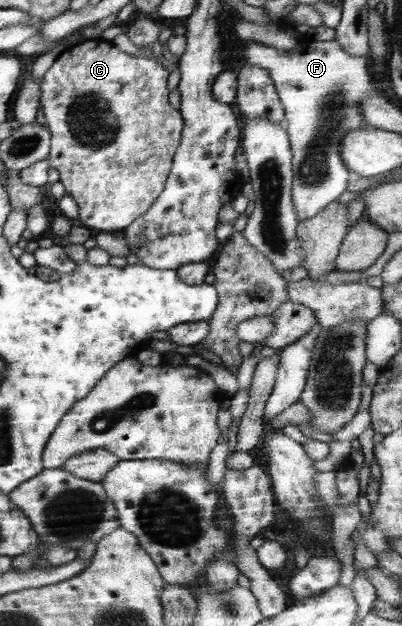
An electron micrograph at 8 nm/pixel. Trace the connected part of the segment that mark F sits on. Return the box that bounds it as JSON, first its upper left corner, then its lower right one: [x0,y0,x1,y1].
[240,39,374,222]

